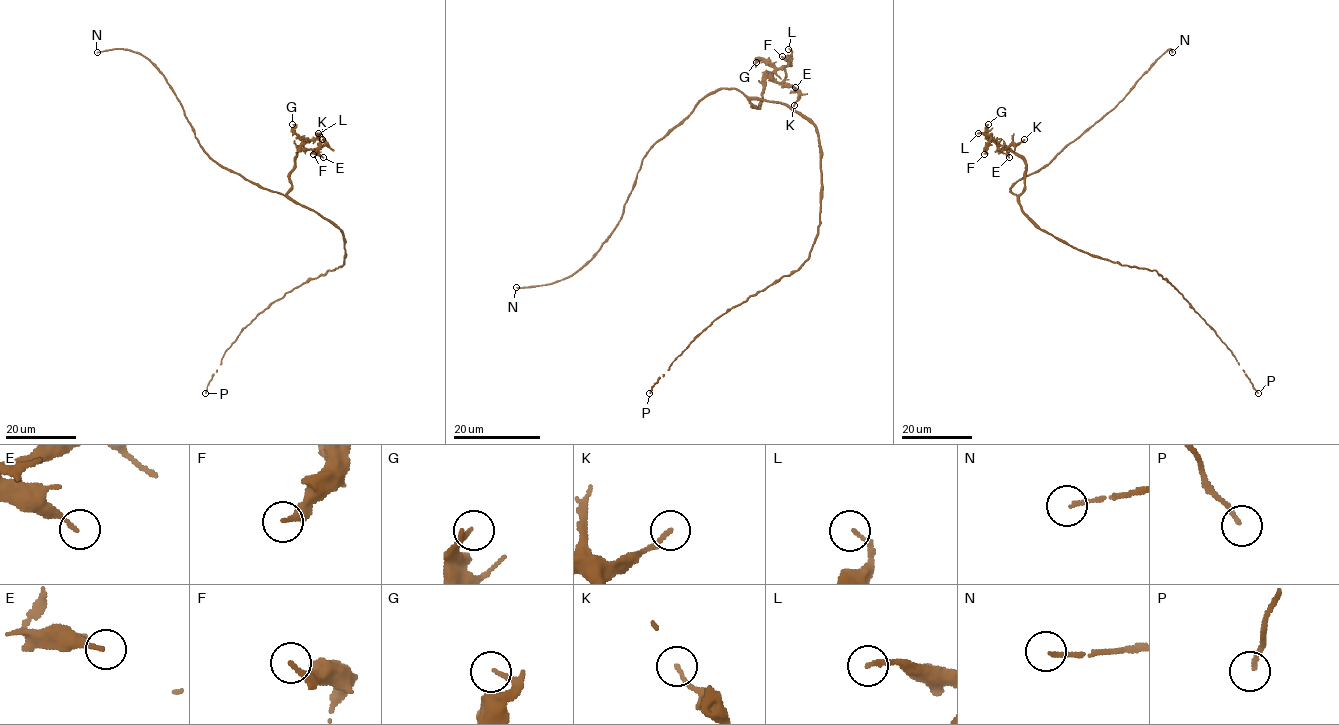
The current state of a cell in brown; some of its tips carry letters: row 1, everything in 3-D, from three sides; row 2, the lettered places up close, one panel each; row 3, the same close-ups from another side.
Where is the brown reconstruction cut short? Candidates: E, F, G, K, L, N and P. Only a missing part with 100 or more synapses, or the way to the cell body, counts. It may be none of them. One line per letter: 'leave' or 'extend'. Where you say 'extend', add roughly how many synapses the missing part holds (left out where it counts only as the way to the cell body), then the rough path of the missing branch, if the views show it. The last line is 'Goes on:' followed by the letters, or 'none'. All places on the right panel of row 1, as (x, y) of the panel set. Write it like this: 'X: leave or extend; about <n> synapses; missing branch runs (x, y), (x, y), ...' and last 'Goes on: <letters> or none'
E: leave
F: leave
G: leave
K: leave
L: leave
N: extend; about 190 synapses; missing branch runs (1172, 52), (1169, 66), (1072, 175), (1039, 228), (1027, 167), (1008, 174), (1008, 197)
P: leave
Goes on: N

